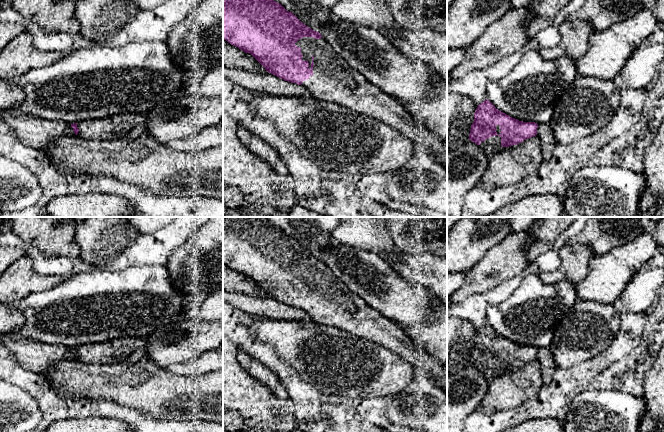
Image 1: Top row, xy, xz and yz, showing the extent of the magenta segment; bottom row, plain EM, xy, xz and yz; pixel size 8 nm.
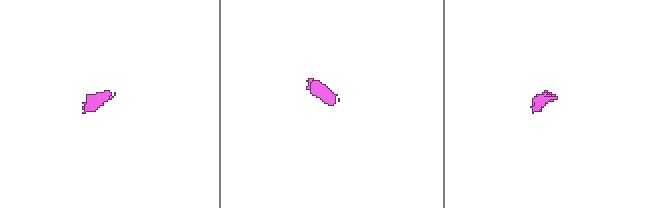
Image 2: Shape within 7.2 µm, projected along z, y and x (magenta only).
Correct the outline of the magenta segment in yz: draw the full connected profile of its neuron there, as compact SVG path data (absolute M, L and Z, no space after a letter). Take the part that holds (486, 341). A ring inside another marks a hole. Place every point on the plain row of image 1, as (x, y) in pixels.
M486 323L475 334L469 364L479 369L490 380L536 360L537 352L537 347L512 342Z

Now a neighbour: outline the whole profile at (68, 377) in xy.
M147 357L135 363L119 364L92 364L75 359L56 362L48 372L40 376L61 396L78 396L91 400L105 398L158 420L204 420L223 424L223 370L200 375L177 375L157 366Z

